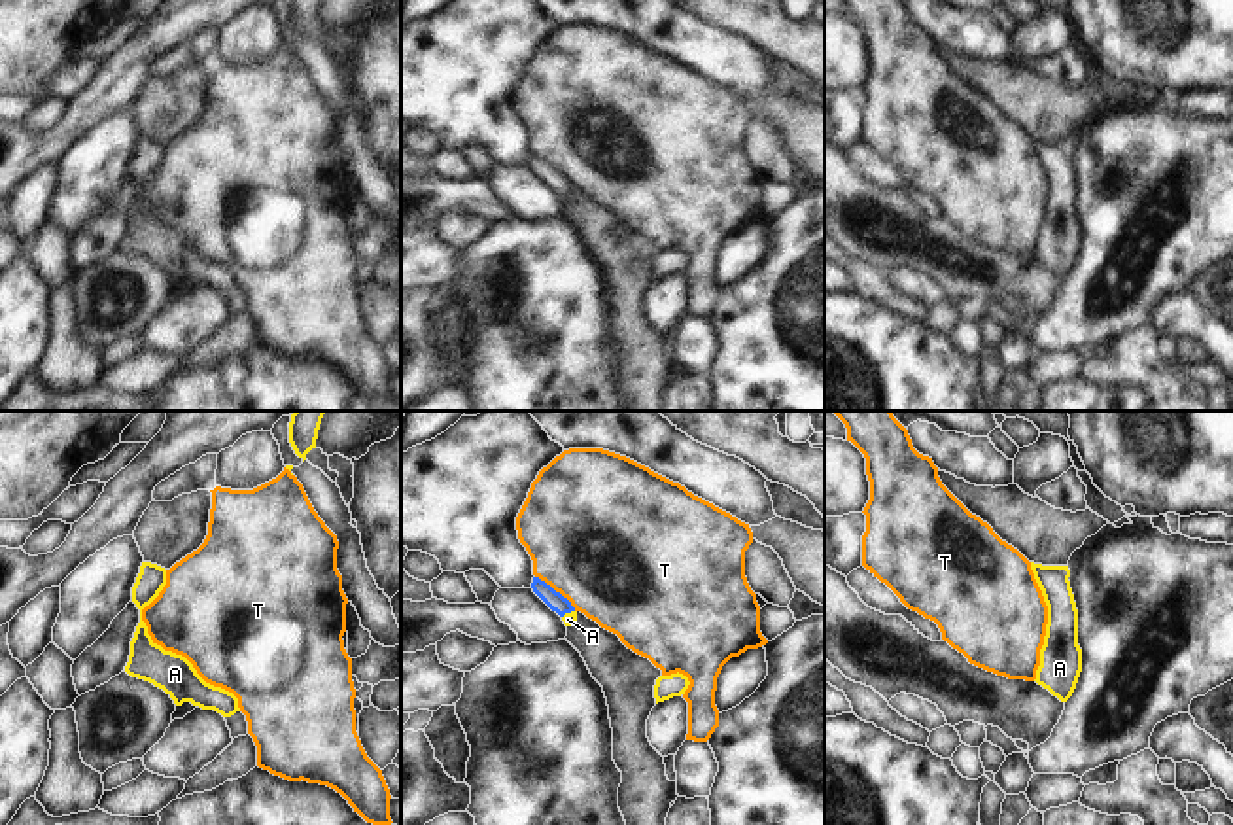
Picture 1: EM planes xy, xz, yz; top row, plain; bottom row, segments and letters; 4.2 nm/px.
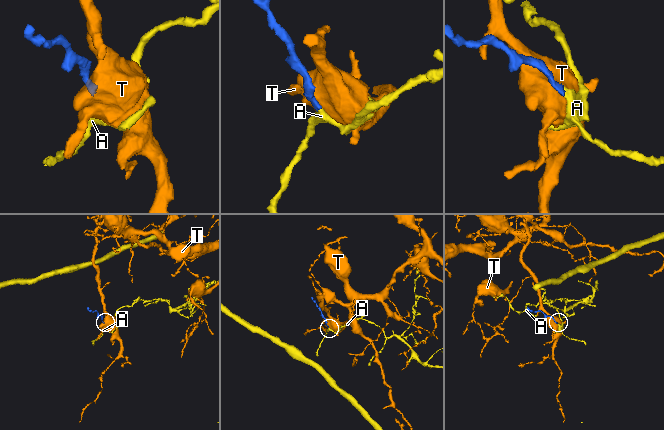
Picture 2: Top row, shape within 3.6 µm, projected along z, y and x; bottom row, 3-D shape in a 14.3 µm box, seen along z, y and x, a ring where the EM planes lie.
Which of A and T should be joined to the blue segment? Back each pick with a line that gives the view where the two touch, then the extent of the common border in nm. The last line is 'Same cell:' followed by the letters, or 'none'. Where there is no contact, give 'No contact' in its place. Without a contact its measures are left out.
A: Touches blue in xz. Shared border 70 nm
Same cell: A

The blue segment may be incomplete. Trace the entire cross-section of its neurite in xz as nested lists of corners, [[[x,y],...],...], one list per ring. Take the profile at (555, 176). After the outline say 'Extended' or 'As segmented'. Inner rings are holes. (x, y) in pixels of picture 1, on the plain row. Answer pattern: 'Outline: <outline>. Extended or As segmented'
Outline: [[[533,153],[531,165],[552,187],[562,193],[565,202],[571,202],[577,197],[577,187],[571,178],[556,168],[550,161],[539,153]]]. Extended

